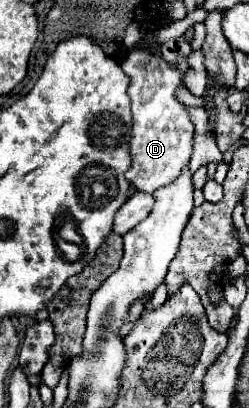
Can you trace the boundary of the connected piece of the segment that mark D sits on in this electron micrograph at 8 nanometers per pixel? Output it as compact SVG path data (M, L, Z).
M144 48L132 50L122 60L122 70L130 76L128 96L132 100L132 168L128 170L128 180L142 192L154 192L170 182L174 182L182 170L190 164L194 152L194 124L188 114L188 106L176 98L180 86L186 84L190 74L190 64L180 56L170 64L162 54L148 52Z

